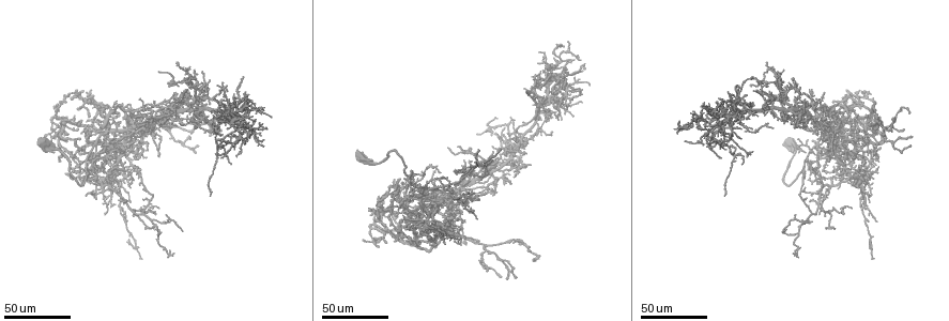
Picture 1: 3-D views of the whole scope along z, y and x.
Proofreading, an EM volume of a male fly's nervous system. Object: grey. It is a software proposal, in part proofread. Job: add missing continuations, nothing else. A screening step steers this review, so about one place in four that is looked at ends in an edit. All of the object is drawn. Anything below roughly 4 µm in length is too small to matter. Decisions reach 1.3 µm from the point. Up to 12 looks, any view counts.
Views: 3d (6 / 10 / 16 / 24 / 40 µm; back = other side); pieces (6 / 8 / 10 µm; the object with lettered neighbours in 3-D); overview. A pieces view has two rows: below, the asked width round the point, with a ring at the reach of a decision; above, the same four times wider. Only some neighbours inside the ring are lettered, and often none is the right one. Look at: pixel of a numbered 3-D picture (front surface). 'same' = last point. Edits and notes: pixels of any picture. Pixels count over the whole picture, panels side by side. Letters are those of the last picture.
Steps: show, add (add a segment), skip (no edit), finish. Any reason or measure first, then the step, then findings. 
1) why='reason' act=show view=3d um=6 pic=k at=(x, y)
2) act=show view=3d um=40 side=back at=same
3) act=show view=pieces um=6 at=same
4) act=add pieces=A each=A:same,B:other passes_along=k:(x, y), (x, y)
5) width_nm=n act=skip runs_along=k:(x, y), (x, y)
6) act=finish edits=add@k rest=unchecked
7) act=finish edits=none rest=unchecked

why='thin end' act=show view=3d um=40 pic=1 at=(75, 115)

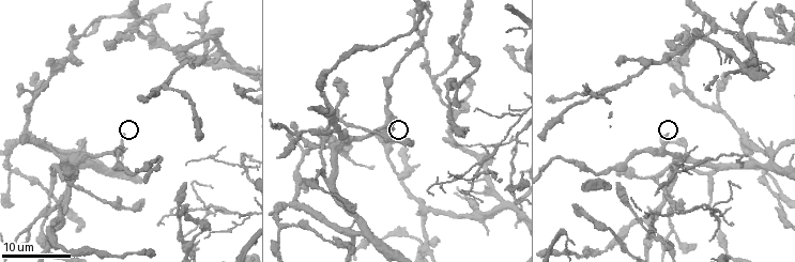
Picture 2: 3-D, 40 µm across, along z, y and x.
act=show view=pieces um=8 pic=2 at=(122, 134)

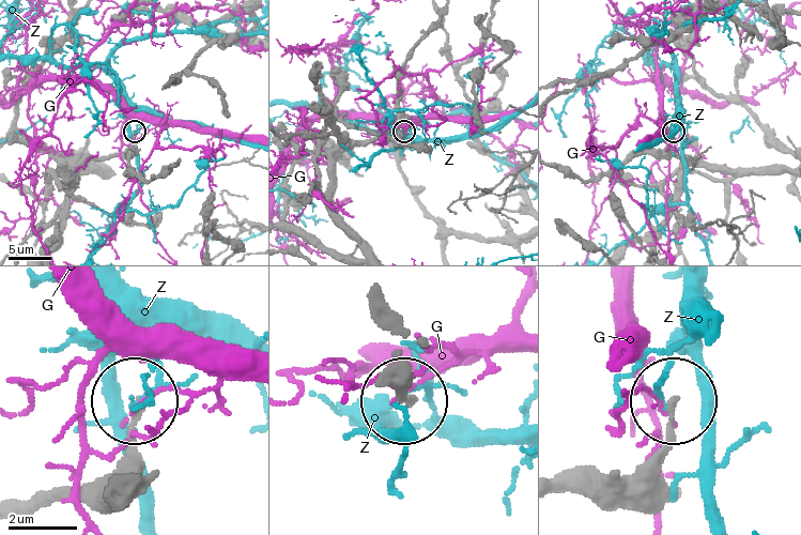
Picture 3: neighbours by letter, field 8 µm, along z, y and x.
act=skip each=G:other,Z:other found='none of them fits'

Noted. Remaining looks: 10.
why='branch stops here' act=show view=3d um=40 pic=1 at=(118, 113)

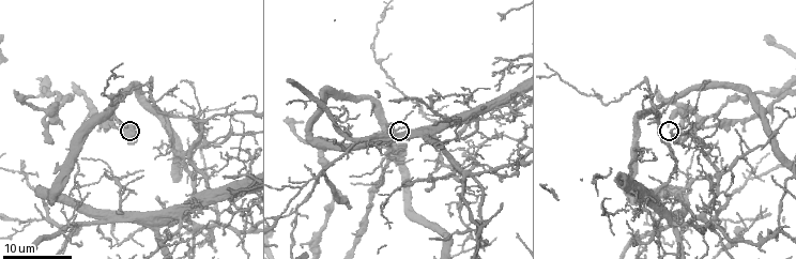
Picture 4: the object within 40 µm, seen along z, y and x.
act=show view=pieces um=8 pic=4 at=(126, 125)

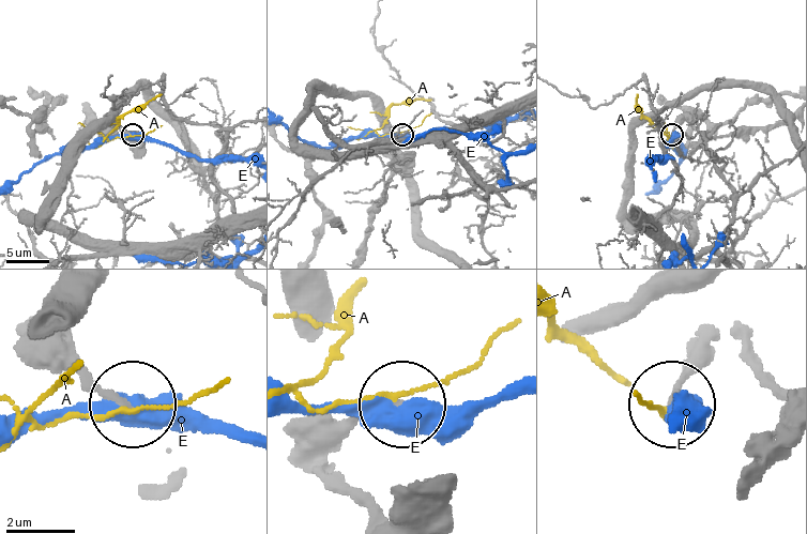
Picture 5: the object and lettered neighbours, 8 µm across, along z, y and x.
width_nm=200 act=skip each=A:other,E:other found='none of them fits'

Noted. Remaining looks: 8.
why='an open end' act=show view=3d um=24 pic=1 at=(732, 122)

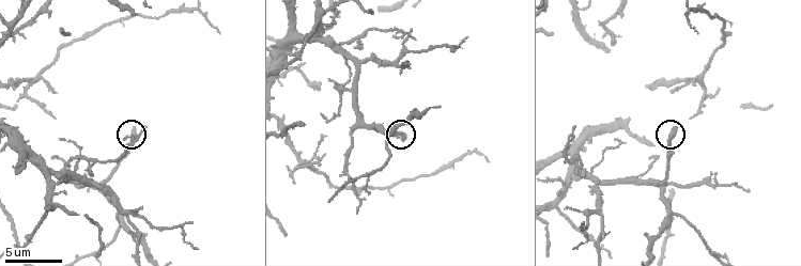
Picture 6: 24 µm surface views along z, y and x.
act=show view=pieces um=8 pic=6 at=(134, 127)

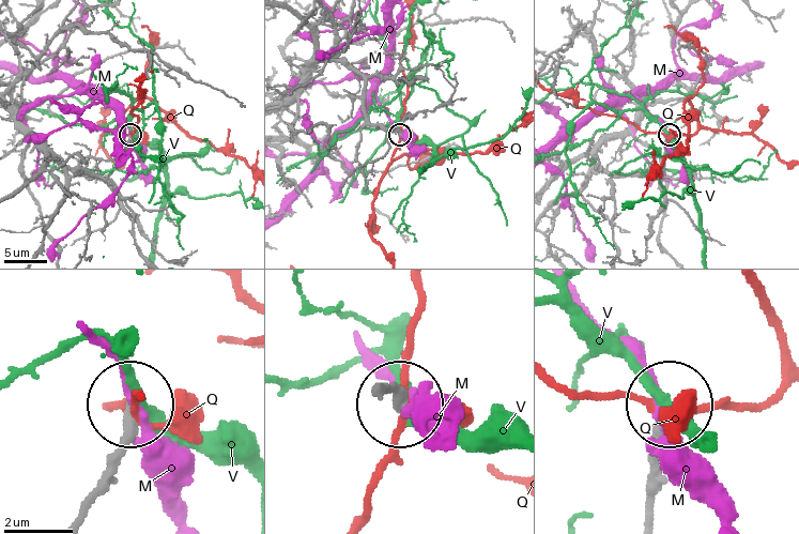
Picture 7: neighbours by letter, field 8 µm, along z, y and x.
width_nm=340 act=skip each=M:other,Q:other,V:other found='none of them fits'

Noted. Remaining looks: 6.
act=show view=3d um=16 pic=4 at=(482, 106)

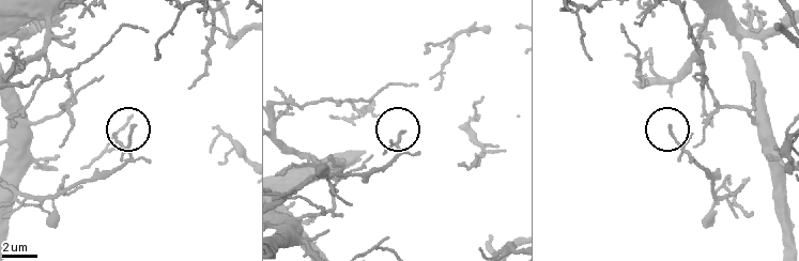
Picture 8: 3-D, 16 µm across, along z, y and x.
act=show view=pieces um=8 pic=8 at=(133, 126)

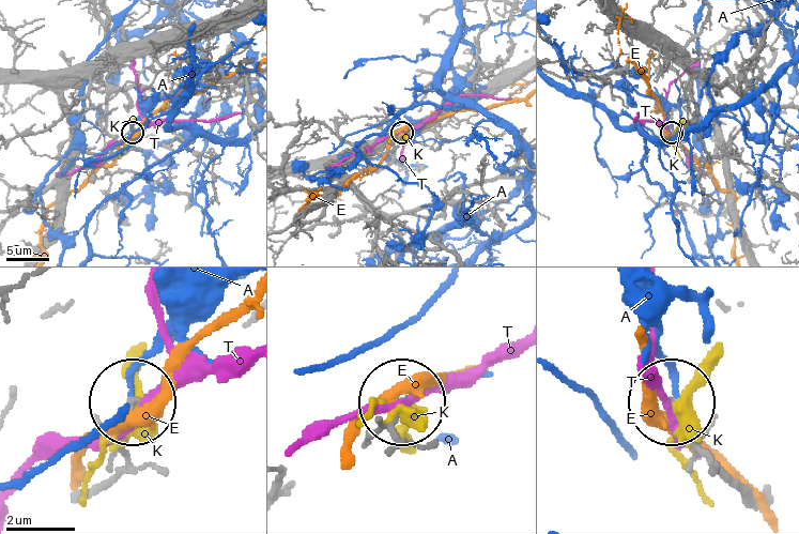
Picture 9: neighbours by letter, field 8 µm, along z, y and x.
width_nm=170 act=skip each=A:other,E:other,K:other,T:other runs_along=9:(749, 504), (672, 403) found='no lettered segment goes on from it'

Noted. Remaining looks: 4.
why='branch stops here' act=show view=3d um=40 pic=1 at=(156, 213)

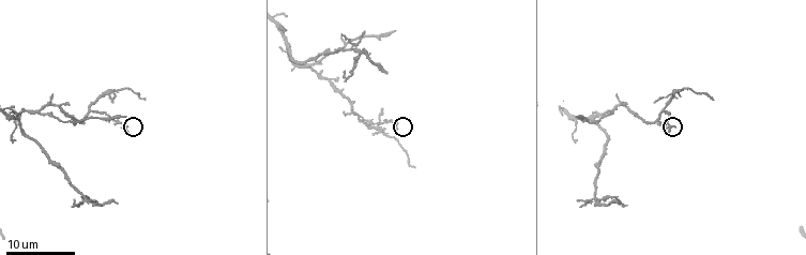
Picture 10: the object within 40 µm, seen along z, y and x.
act=show view=pieces um=10 pic=10 at=(127, 133)

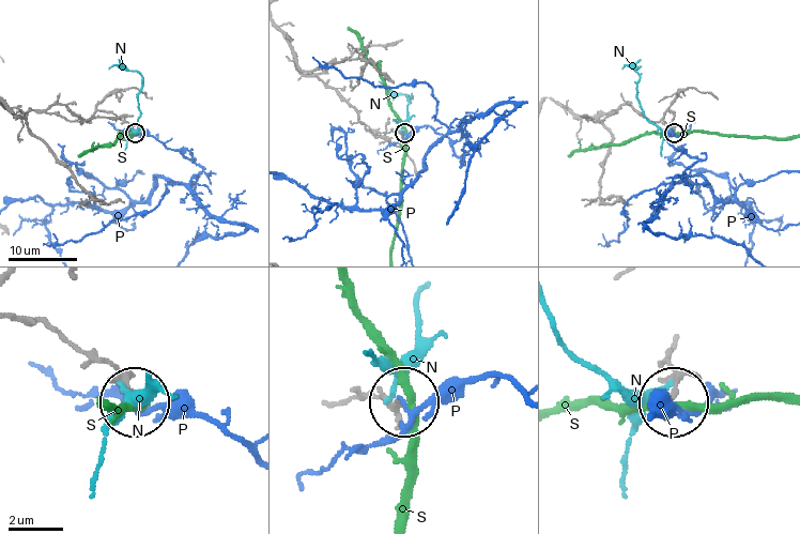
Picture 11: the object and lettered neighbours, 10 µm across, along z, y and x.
act=skip each=N:other,P:other,S:other runs_along=11:(312, 75), (333, 88), (371, 128), (403, 133) found='none of them fits'

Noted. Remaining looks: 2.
why='free end' act=show view=3d um=40 pic=1 at=(565, 114)

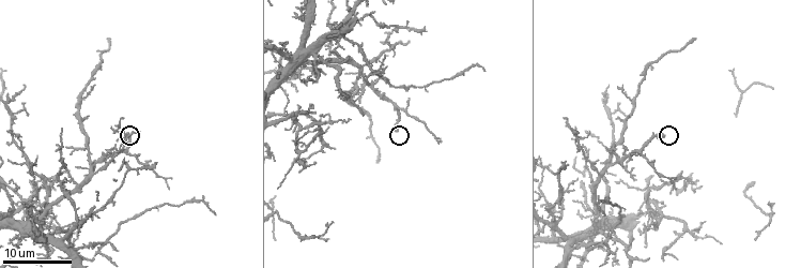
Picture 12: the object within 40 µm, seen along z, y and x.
act=show view=pieces um=6 pic=12 at=(397, 130)

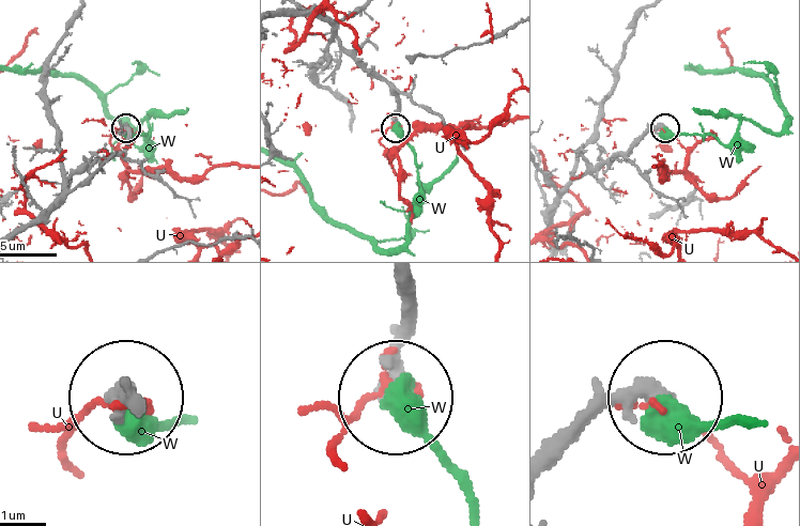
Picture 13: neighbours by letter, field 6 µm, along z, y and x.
act=skip each=U:other,W:other runs_along=13:(557, 449), (603, 411), (657, 396) found='none of them fits'

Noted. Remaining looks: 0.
act=finish edits=none rest=unchecked

